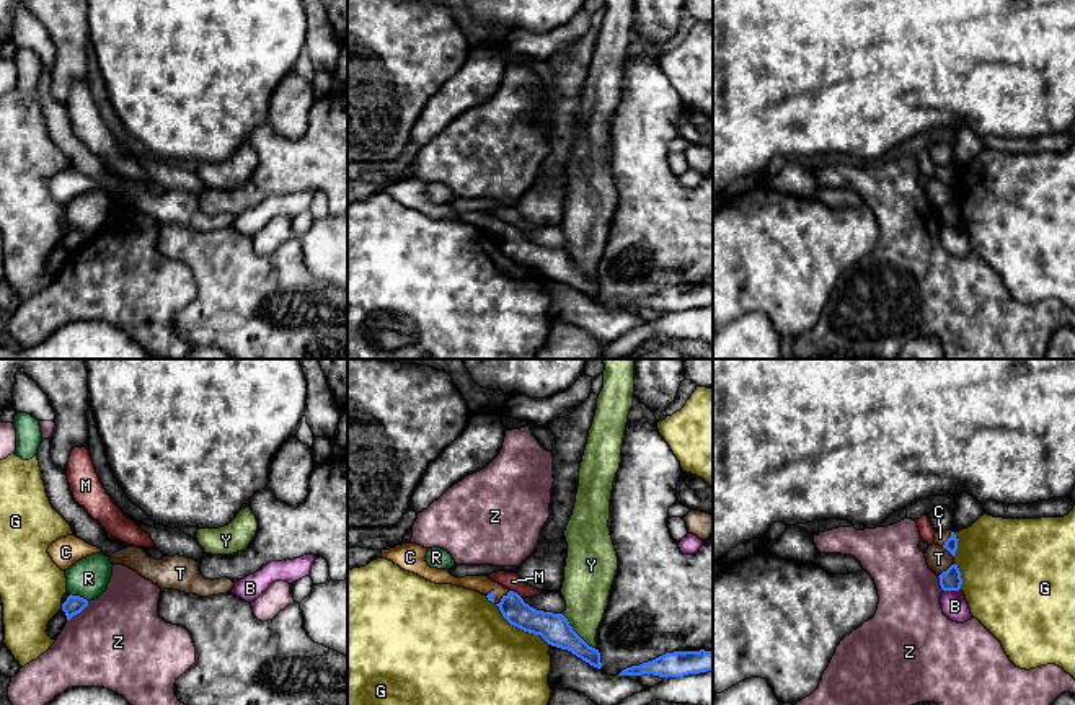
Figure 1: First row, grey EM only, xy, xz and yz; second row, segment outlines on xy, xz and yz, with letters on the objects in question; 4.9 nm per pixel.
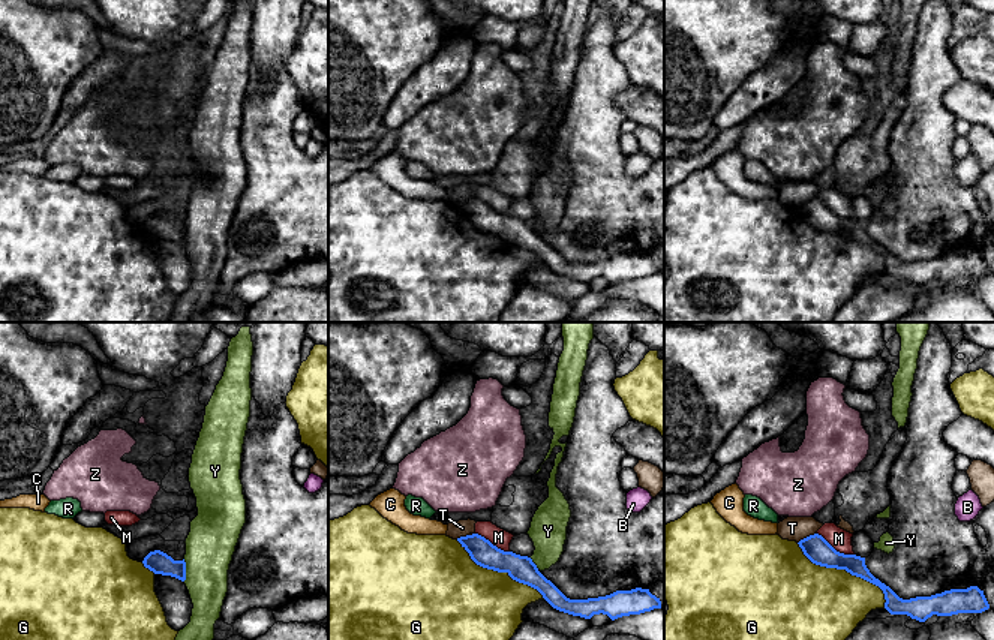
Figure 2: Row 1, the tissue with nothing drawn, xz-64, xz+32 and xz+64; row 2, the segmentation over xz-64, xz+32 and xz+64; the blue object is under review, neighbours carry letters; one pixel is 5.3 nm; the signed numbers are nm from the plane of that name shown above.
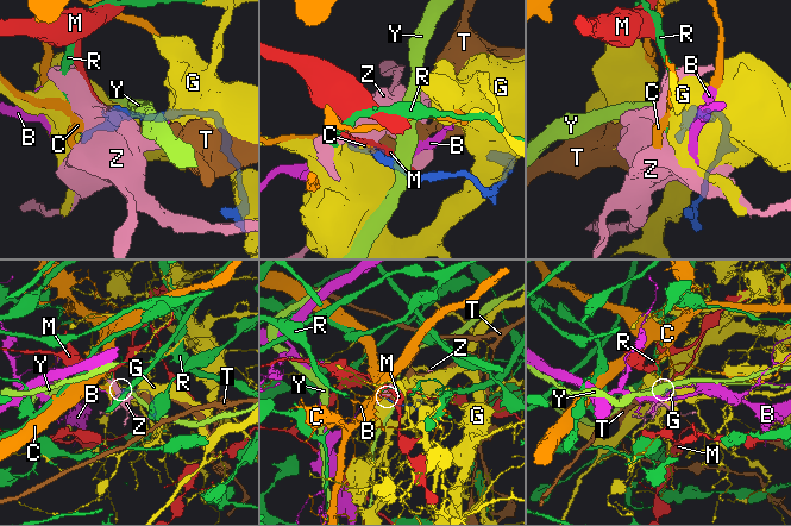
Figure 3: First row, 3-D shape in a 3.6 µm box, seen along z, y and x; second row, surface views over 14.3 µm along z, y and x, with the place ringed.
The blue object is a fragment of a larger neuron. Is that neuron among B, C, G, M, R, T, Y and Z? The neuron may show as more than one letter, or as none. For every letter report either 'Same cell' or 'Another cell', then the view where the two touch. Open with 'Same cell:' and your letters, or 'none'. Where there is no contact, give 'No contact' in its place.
Same cell: C
B: Another cell. Touches blue in yz
C: Same cell. Touches blue in yz
G: Another cell. Touches blue in xz
M: Another cell. Touches blue in xz
R: Another cell. Touches blue in xy
T: Another cell. Touches blue in yz
Y: Another cell. Touches blue in xz
Z: Another cell. Touches blue in xy

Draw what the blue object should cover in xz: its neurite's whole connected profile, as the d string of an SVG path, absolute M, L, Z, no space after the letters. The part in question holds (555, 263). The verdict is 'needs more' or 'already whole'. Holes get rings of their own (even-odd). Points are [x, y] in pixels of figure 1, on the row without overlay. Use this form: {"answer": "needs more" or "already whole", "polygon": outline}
{"answer": "needs more", "polygon": "M416 178L396 180L390 184L382 184L382 193L398 199L401 204L414 207L436 219L452 219L476 225L496 238L502 251L514 261L540 269L548 279L568 284L591 300L600 304L599 284L589 281L569 259L563 248L543 246L530 242L524 233L494 217L488 211L455 212L449 204L431 202L426 196L427 183Z"}

